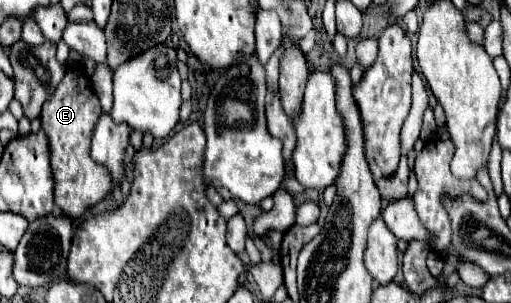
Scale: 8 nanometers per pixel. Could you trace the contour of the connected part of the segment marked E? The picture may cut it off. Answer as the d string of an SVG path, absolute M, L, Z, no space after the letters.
M73 66L67 70L65 78L57 86L57 92L51 96L49 102L45 102L45 108L41 112L41 128L47 134L49 140L49 152L53 158L53 178L55 178L55 204L61 208L61 212L77 220L101 202L111 188L109 174L101 164L95 164L91 160L89 148L95 124L101 116L101 104L97 96L91 90L89 78L83 74L79 66Z

